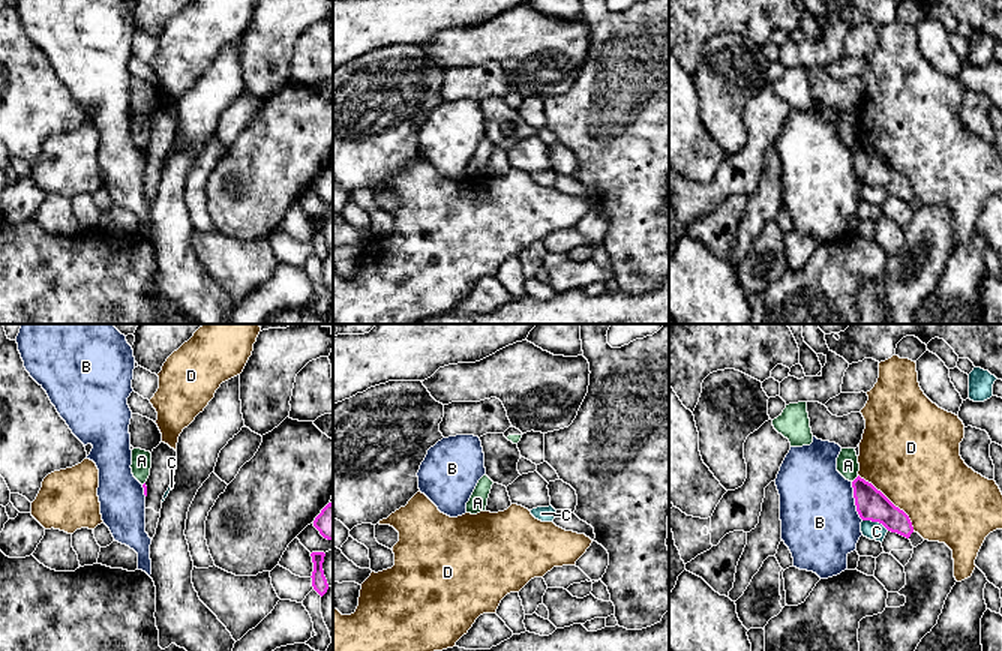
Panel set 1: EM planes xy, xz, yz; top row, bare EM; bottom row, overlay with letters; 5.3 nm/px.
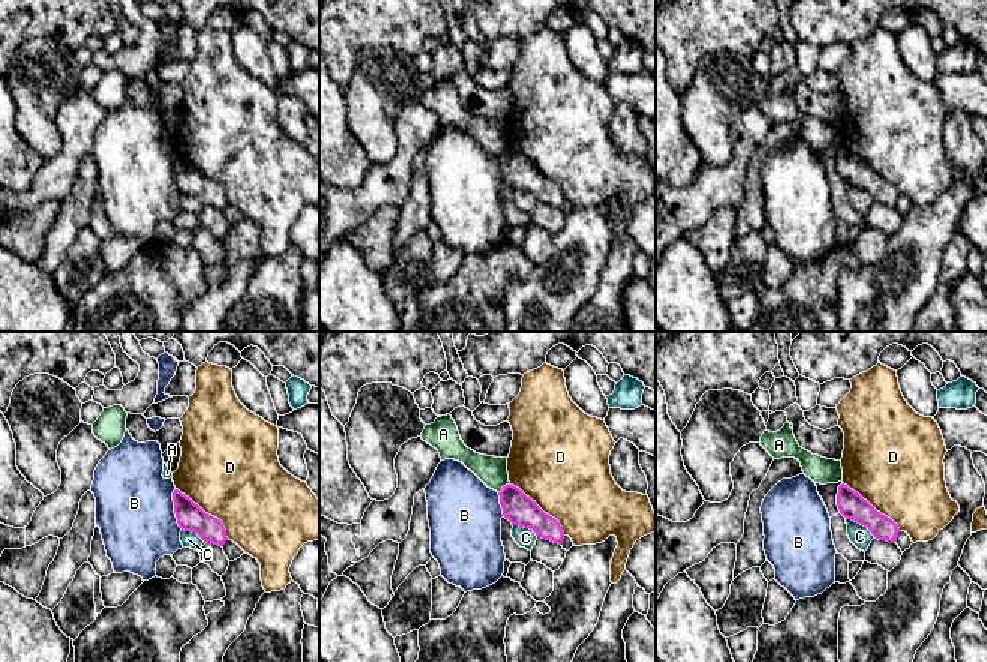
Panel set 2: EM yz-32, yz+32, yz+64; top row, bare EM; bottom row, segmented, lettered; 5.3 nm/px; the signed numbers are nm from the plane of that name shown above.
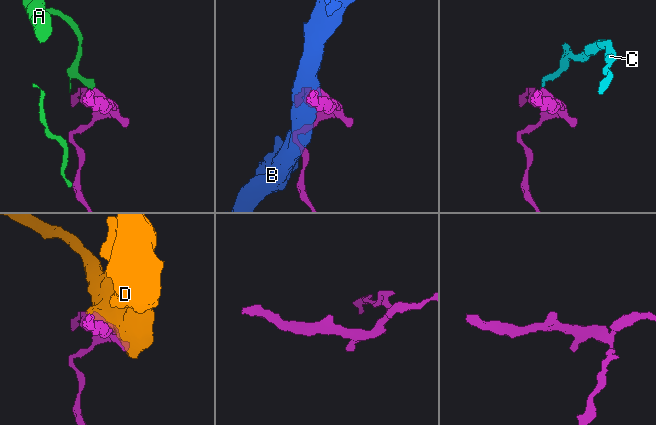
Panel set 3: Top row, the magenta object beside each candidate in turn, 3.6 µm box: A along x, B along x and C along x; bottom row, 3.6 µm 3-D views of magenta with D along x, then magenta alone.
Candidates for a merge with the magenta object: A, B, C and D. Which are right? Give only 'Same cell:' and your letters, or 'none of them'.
Same cell: none of them

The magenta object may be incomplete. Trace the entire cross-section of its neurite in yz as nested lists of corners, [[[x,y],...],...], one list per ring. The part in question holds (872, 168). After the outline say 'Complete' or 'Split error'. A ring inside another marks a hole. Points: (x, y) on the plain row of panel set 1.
[[[860,140],[852,146],[852,152],[856,176],[862,184],[879,186],[891,196],[910,201],[914,190],[909,180],[880,154]]]. Complete

